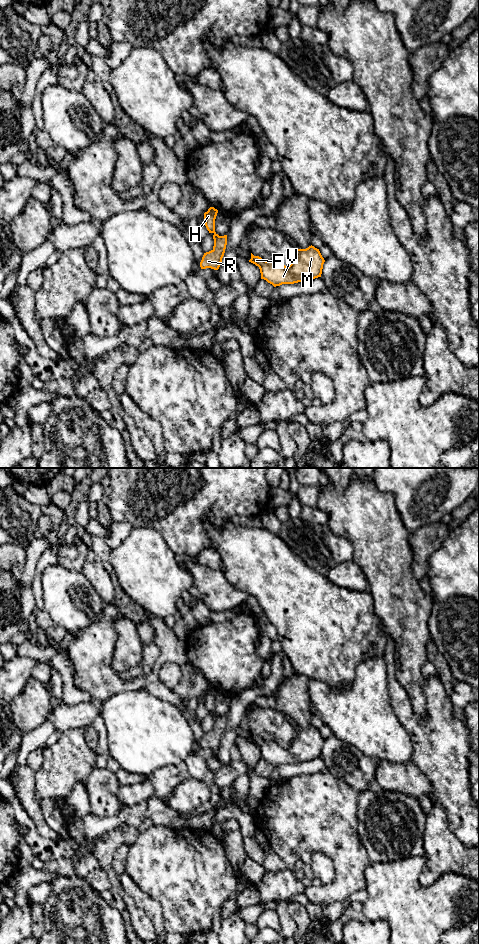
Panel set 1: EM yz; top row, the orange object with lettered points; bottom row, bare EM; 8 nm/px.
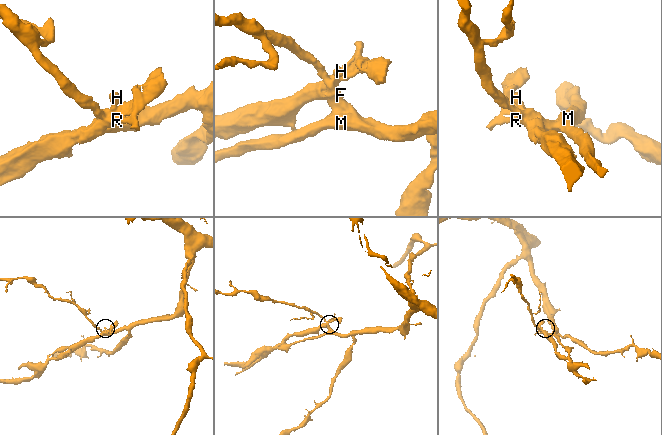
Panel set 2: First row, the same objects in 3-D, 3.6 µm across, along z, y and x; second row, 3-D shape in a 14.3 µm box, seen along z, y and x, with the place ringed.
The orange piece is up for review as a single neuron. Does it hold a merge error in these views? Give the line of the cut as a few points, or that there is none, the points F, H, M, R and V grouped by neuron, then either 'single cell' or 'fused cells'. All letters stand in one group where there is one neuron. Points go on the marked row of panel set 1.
cut in yz along (218, 235), (214, 240); F H M V / R; fused cells

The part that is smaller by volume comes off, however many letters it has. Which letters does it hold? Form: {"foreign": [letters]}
{"foreign": ["R"]}

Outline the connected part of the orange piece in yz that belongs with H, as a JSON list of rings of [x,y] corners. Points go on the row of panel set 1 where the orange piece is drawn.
[[[210,207],[207,212],[204,213],[204,223],[209,231],[213,233],[213,239],[215,240],[218,237],[218,234],[215,232],[215,219],[217,216],[218,210],[214,207]]]

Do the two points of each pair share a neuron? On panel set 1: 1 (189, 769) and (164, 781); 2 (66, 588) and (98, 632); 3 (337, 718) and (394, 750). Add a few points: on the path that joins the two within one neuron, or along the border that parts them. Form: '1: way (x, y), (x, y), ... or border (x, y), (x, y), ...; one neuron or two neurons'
1: way (183, 771), (170, 776); one neuron
2: border (103, 604), (100, 612), (86, 626), (75, 631); two neurons
3: way (351, 718), (360, 718), (380, 736); one neuron

